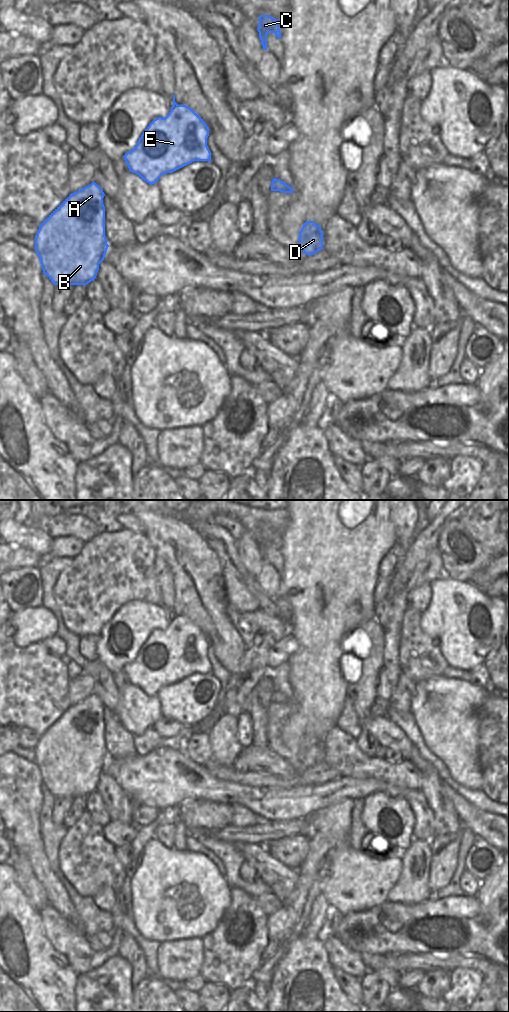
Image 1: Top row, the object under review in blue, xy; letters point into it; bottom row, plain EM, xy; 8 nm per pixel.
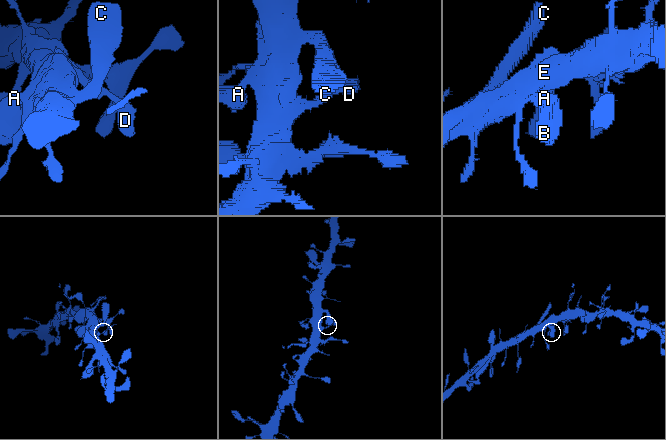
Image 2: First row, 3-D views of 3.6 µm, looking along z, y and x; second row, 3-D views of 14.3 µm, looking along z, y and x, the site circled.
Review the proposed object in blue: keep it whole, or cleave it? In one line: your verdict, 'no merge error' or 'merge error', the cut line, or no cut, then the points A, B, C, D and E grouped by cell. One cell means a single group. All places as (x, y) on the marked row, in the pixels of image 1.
no merge error | no cut | A B C D E

